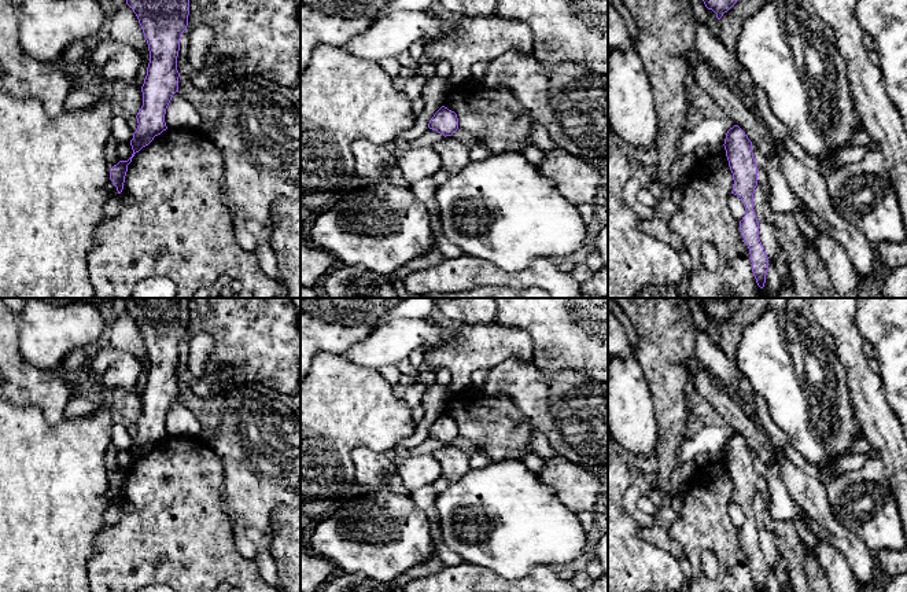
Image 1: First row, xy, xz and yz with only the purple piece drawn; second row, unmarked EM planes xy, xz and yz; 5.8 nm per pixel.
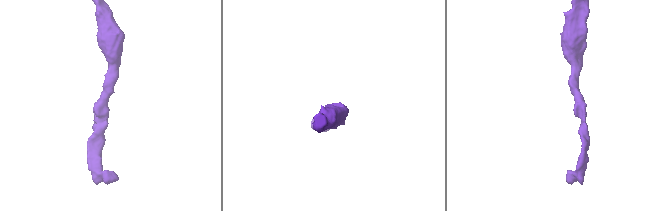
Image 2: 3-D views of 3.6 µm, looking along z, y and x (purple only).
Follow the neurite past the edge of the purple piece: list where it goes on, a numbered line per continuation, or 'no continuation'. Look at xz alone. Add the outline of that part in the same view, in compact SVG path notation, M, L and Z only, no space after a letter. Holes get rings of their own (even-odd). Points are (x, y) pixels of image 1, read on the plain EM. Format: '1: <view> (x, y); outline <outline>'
no continuation

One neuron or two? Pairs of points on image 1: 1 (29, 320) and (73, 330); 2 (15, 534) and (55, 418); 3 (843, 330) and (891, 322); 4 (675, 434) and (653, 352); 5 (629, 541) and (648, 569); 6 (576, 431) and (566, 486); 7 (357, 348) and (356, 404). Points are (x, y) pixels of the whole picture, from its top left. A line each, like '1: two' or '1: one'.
1: one
2: two
3: two
4: one
5: one
6: two
7: two

